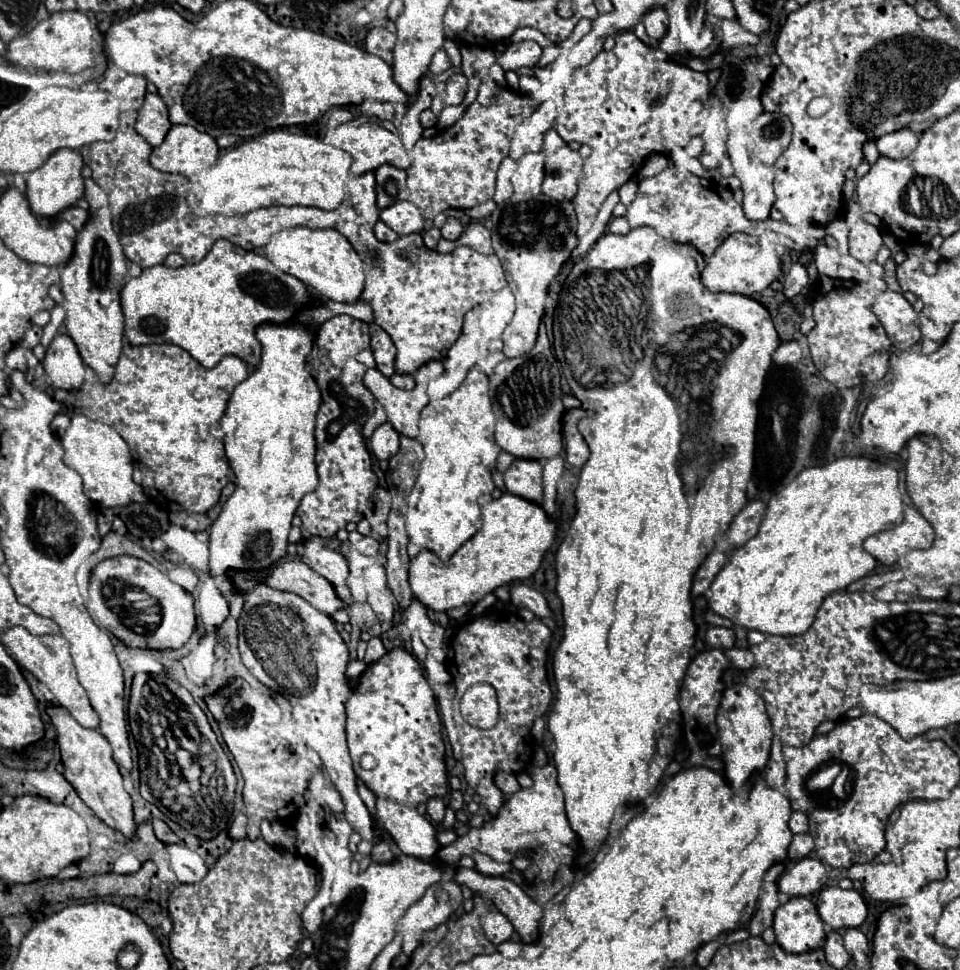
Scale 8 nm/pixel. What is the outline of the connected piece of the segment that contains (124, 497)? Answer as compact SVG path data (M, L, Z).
M74 415L62 436L64 463L74 467L84 479L84 493L100 507L124 507L132 501L146 501L146 493L132 481L134 463L126 441L106 423Z

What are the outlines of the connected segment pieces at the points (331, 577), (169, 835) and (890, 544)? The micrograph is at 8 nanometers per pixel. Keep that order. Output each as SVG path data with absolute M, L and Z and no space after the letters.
M306 541L304 543L304 553L306 553L308 565L334 585L338 597L346 603L352 603L350 591L346 587L346 577L348 577L346 557L340 551L328 549L328 547L324 547L316 541Z
M154 819L152 821L152 827L154 827L154 833L156 833L156 837L162 841L162 843L178 843L178 837L170 831L170 827L162 821L162 819Z
M906 507L906 519L888 531L876 533L864 541L868 553L872 553L882 565L896 565L910 549L926 549L934 541L934 527L914 507Z

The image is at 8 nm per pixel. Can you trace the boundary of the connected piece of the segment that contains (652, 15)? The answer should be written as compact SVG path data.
M662 7L652 9L652 11L648 11L648 13L644 15L642 23L644 23L644 27L646 27L648 37L650 37L652 41L660 41L660 39L666 35L666 31L668 31L668 13L666 13L666 9L662 9Z

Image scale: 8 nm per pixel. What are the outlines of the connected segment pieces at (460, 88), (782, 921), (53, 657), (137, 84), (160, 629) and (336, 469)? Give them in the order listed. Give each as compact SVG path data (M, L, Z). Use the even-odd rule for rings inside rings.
M458 71L458 73L454 73L450 79L448 79L448 87L446 87L446 97L444 97L444 101L446 101L446 105L458 105L458 103L462 103L464 101L464 95L466 95L466 91L468 91L468 85L466 85L468 81L464 79L464 75Z
M802 895L790 897L774 913L776 943L788 953L804 953L820 947L826 937L824 921L816 905Z
M12 627L12 629L4 631L2 643L8 647L10 655L12 655L26 671L34 673L34 675L38 677L38 681L42 681L42 683L52 691L52 695L60 701L60 705L62 705L64 709L68 709L80 725L92 727L92 729L98 727L100 719L98 719L96 711L92 709L84 687L82 687L82 685L78 683L78 679L76 679L74 663L72 663L70 651L68 651L68 641L66 641L62 635L54 635L54 633L48 633L48 635L30 635L24 627Z
M124 75L114 87L114 97L120 101L120 109L122 111L140 109L144 103L146 85L148 79L144 79L142 75Z
M132 555L110 557L110 559L104 559L102 563L98 563L98 567L94 569L92 581L90 581L90 597L86 601L86 607L88 607L90 615L92 615L92 619L100 627L112 631L114 637L118 637L122 643L126 643L130 647L142 647L142 649L146 649L146 647L150 647L150 649L180 649L190 639L190 635L196 629L194 597L186 589L182 589L180 585L172 583L168 579L168 575L162 573L158 567L150 565L144 559L132 557ZM118 583L126 583L126 585L138 587L138 589L146 591L148 595L152 595L160 603L160 607L162 607L162 621L160 621L160 625L152 633L140 635L140 633L134 633L130 627L126 627L122 623L124 597L118 591Z
M336 315L328 319L316 333L316 345L310 355L310 367L314 379L322 391L322 403L316 421L316 465L320 483L312 493L306 493L300 501L296 515L302 519L302 537L334 537L334 533L346 523L358 523L362 511L370 505L370 495L378 485L378 477L372 471L372 459L368 445L364 443L362 427L374 413L376 399L364 387L366 369L375 367L370 347L370 327L350 315Z

